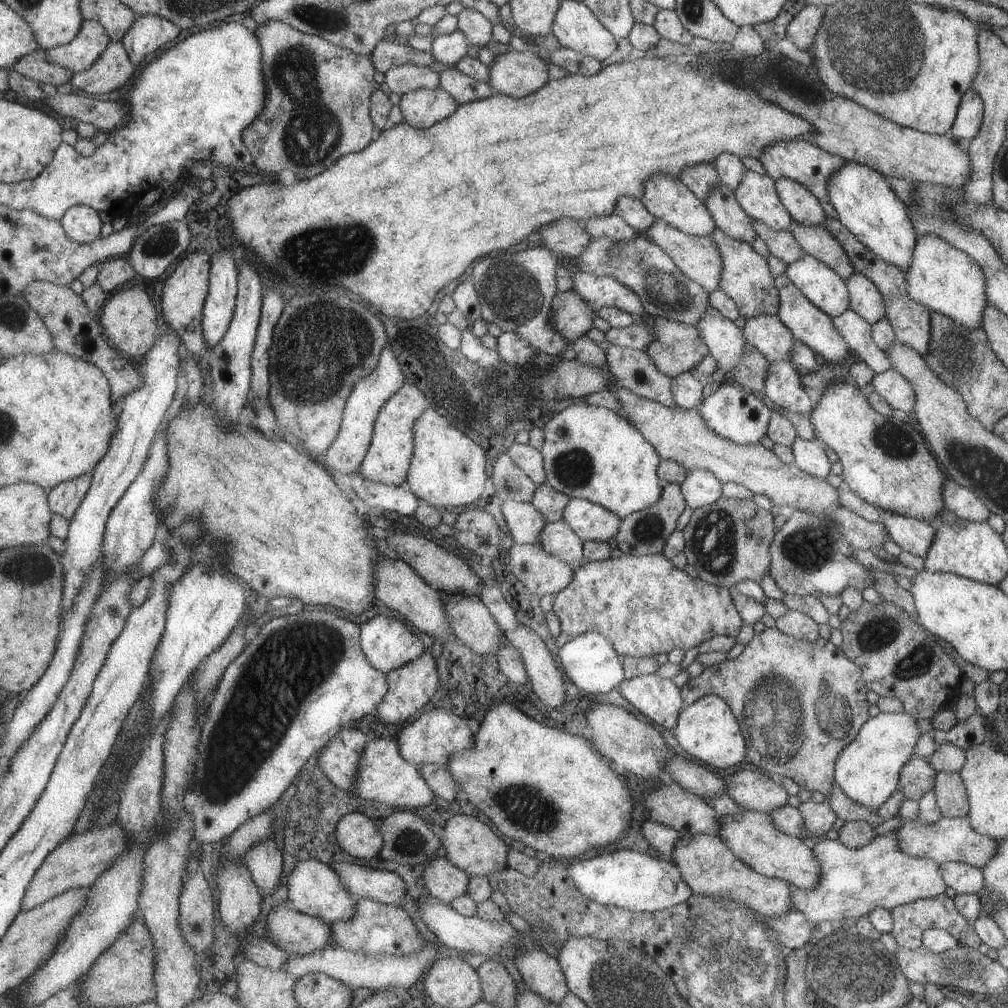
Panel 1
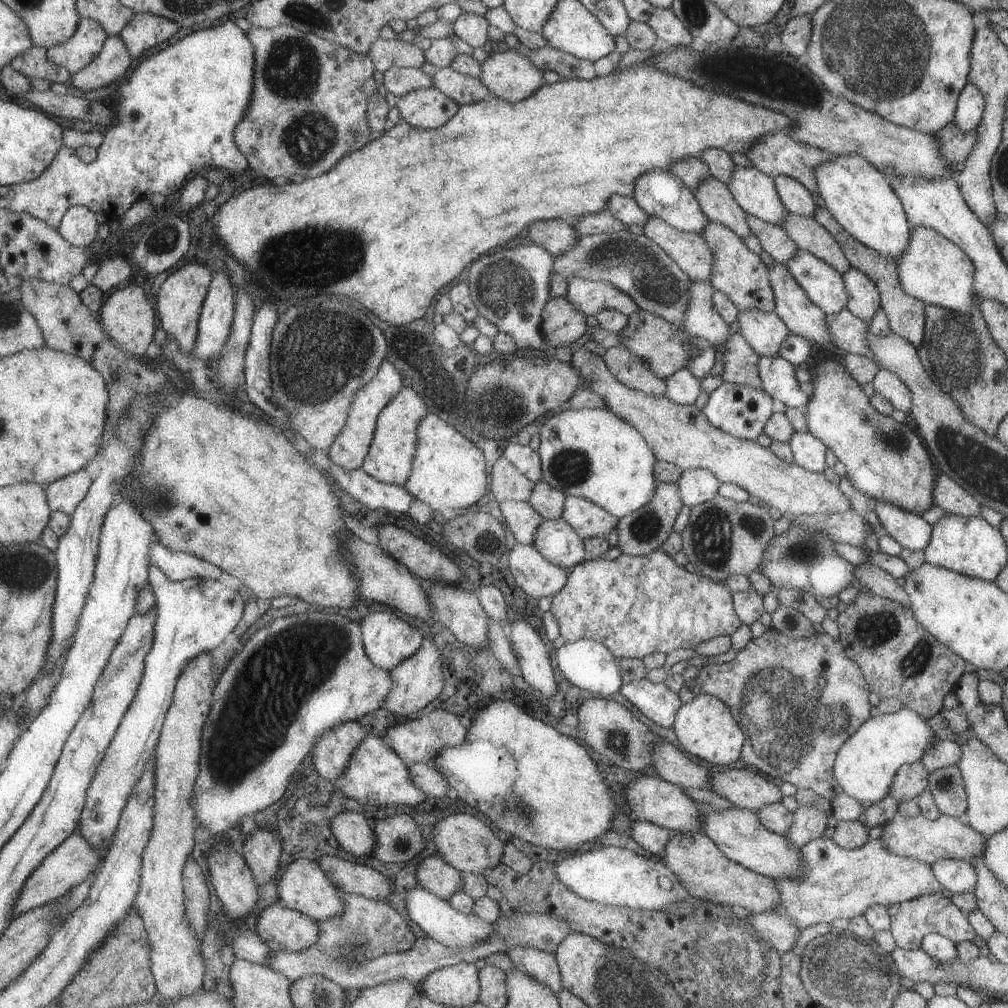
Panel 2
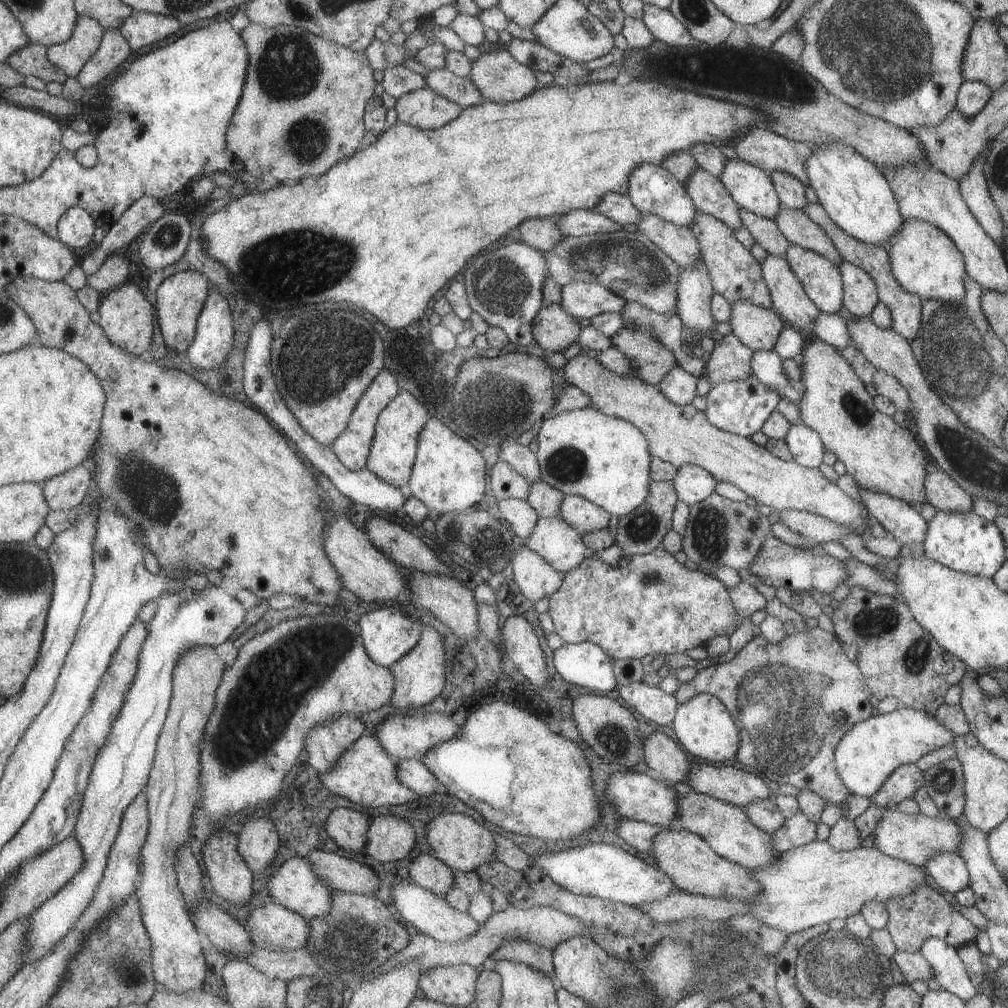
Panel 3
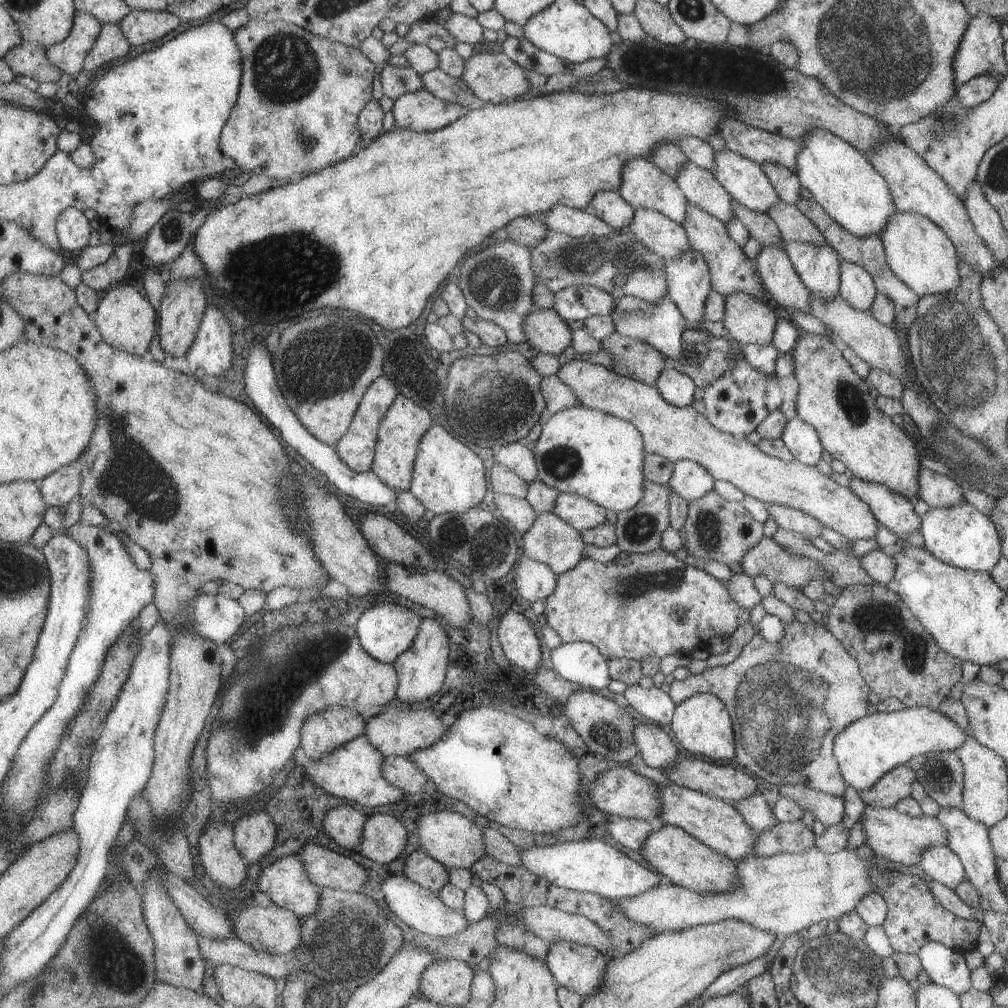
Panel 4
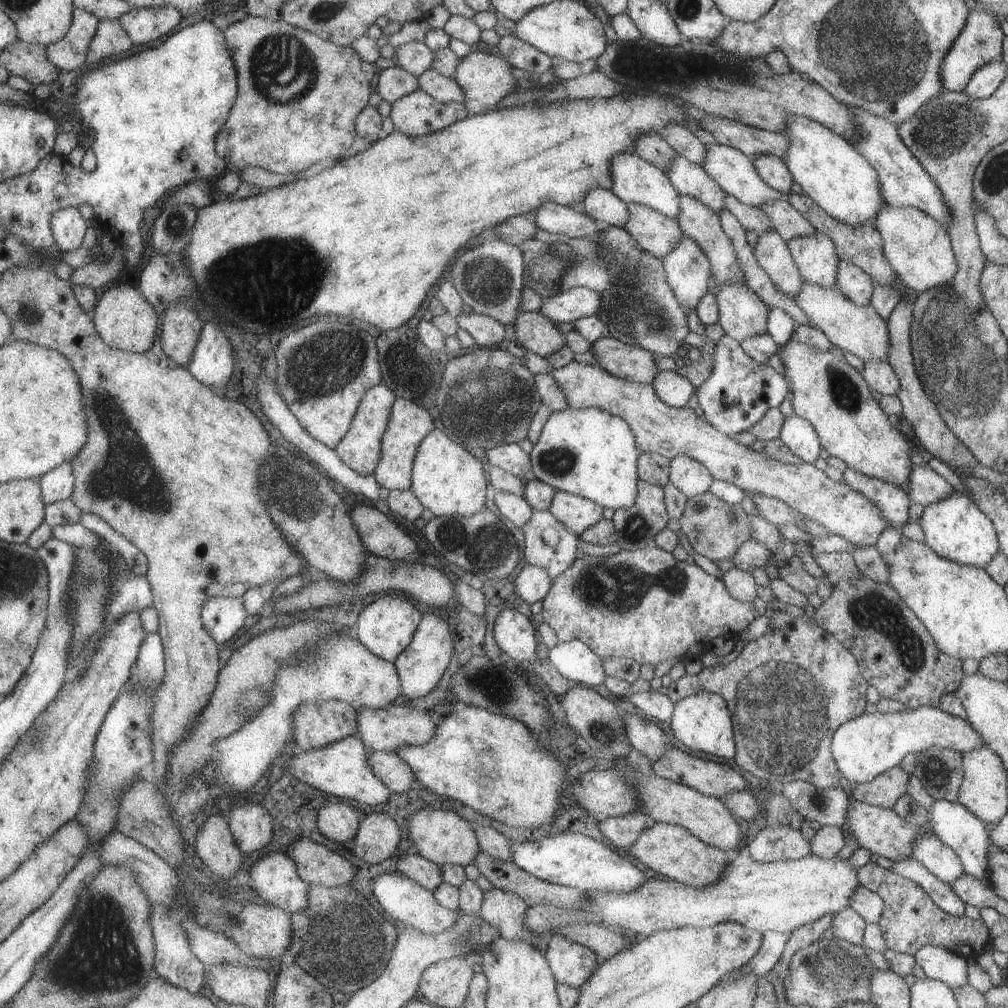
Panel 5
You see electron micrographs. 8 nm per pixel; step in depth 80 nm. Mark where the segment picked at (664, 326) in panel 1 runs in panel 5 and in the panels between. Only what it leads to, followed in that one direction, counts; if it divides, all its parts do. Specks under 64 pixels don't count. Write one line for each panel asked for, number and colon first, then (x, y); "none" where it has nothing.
2: (657, 343)
3: (648, 360)
4: (630, 358)
5: (623, 361)

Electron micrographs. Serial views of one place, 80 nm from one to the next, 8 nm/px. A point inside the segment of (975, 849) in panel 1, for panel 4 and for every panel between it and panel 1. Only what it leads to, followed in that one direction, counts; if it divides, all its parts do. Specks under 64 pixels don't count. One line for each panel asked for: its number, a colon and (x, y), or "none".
2: (916, 837)
3: (911, 838)
4: (892, 835)

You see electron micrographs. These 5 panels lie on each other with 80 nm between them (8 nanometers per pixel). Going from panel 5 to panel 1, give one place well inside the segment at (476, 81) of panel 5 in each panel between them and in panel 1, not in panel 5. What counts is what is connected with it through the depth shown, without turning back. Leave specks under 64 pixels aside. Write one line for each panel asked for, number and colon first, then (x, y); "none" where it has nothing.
1: (516, 74)
2: (508, 76)
3: (500, 77)
4: (495, 79)

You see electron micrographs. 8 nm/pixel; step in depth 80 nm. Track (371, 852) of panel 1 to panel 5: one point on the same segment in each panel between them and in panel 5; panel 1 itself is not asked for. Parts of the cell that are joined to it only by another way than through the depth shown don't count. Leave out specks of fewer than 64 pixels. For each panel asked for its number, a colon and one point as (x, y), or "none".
2: (354, 831)
3: (349, 828)
4: (344, 824)
5: (339, 822)

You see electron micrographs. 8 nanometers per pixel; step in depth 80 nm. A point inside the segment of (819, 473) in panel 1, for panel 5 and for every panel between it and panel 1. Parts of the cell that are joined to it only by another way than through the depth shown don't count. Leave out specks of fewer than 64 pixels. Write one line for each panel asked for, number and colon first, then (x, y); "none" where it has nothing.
2: (808, 451)
3: (804, 444)
4: (800, 438)
5: (797, 434)

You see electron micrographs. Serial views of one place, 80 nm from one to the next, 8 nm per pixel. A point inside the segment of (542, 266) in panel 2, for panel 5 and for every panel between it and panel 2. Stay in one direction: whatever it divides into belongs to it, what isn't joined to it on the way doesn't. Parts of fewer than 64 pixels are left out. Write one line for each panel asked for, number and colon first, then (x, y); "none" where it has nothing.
3: (504, 286)
4: (497, 281)
5: (488, 276)

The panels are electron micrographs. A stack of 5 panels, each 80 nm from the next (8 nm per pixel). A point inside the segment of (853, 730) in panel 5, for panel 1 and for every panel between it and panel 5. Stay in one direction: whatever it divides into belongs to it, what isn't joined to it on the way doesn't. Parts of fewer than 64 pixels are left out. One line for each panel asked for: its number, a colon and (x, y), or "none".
1: (866, 770)
2: (865, 762)
3: (870, 750)
4: (866, 748)

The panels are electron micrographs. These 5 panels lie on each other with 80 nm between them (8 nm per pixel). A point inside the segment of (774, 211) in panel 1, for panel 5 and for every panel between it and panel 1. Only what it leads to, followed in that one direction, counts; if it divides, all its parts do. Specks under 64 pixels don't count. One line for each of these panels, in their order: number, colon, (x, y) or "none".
2: (754, 192)
3: (750, 187)
4: (744, 181)
5: (731, 170)

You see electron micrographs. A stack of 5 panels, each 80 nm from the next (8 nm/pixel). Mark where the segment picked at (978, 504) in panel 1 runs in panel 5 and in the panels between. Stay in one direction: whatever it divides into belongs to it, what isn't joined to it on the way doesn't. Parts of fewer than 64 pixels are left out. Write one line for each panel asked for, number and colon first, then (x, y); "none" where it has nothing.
2: (949, 497)
3: (941, 491)
4: (936, 490)
5: (924, 486)

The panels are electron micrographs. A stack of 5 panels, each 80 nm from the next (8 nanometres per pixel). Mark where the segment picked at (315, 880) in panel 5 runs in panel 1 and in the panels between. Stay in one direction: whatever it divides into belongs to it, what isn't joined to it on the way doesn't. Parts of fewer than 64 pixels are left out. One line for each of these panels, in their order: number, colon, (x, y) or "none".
1: (388, 887)
2: (360, 879)
3: (339, 873)
4: (326, 868)

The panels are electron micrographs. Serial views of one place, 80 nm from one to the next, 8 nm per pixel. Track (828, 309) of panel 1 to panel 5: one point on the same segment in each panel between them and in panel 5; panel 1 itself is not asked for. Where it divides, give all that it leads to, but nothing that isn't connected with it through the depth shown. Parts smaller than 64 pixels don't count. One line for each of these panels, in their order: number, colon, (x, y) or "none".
2: (823, 285)
3: (820, 278)
4: (816, 265)
5: (815, 256)

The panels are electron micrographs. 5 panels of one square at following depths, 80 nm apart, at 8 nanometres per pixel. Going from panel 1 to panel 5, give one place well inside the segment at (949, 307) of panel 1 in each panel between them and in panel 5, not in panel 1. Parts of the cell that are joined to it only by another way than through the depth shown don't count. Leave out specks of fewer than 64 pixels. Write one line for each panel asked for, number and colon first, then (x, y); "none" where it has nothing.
2: (932, 269)
3: (924, 261)
4: (920, 254)
5: (917, 247)

